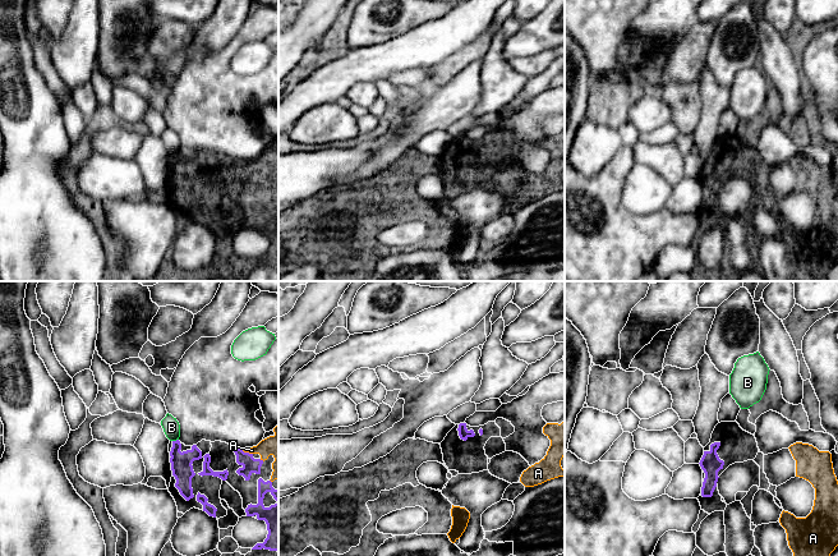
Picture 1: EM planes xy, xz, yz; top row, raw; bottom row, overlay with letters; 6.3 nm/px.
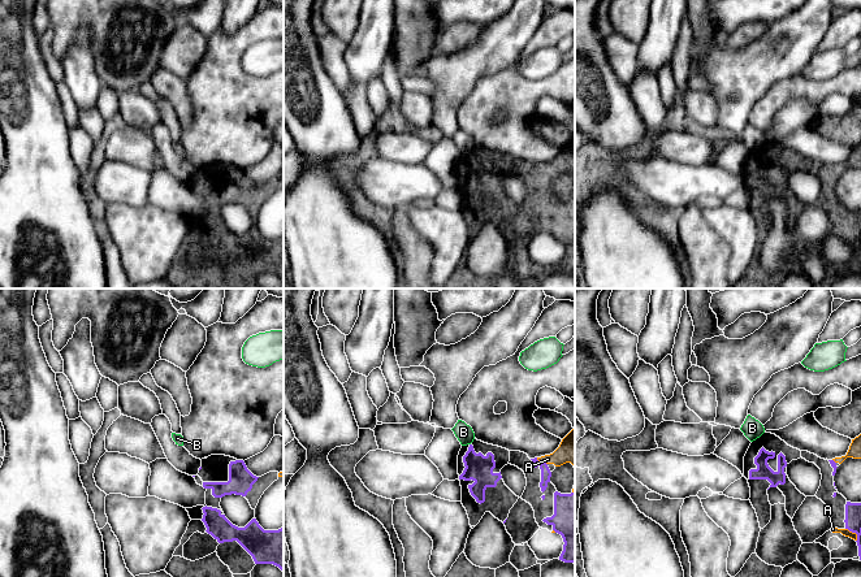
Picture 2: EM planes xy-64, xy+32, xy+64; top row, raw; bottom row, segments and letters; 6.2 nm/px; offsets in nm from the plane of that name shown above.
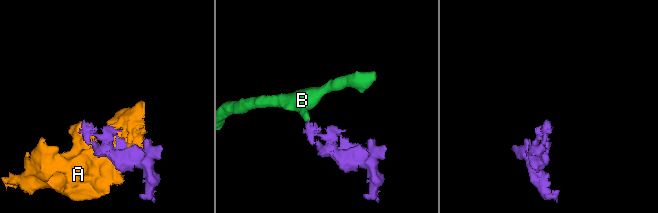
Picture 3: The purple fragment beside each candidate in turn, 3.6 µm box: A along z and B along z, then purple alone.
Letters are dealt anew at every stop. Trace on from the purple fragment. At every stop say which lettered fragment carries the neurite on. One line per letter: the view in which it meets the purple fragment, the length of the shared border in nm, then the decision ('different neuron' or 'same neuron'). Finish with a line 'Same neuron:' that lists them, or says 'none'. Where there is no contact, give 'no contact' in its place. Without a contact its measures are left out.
A: xy | 80 nm | same neuron
B: xy | 40 nm | different neuron
Same neuron: A

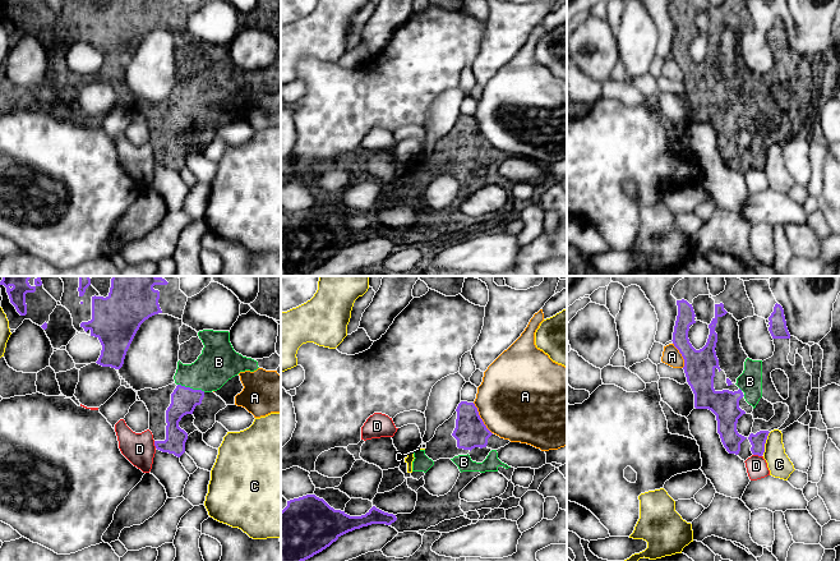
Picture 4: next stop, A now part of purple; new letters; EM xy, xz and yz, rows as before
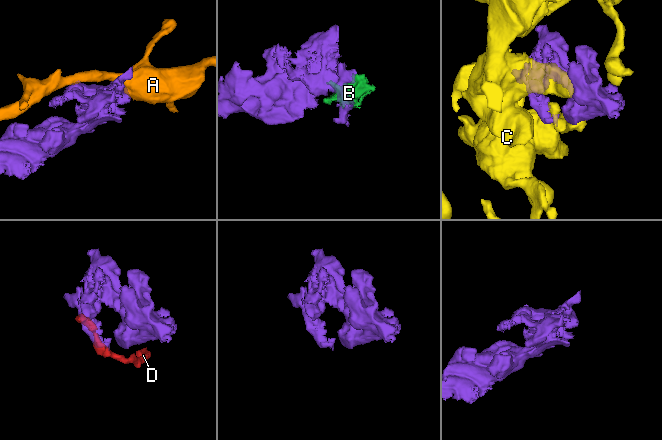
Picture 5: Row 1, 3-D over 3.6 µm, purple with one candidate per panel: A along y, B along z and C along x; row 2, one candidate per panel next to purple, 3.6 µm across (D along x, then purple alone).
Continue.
A: xz | 240 nm | different neuron
B: xy | 180 nm | same neuron
C: yz | 150 nm | different neuron
D: yz | 60 nm | different neuron
Same neuron: B

